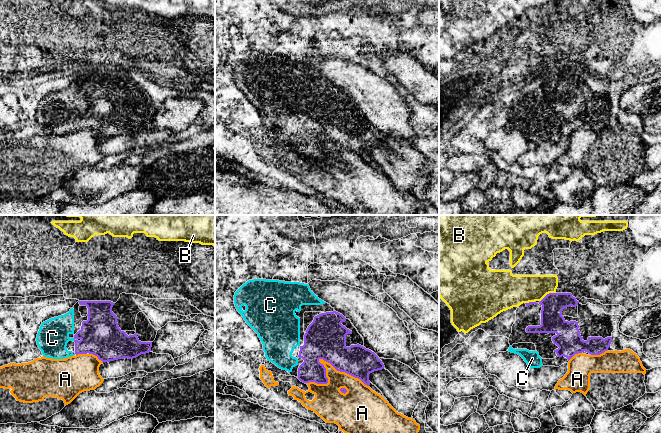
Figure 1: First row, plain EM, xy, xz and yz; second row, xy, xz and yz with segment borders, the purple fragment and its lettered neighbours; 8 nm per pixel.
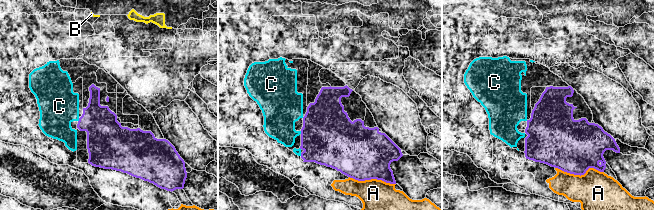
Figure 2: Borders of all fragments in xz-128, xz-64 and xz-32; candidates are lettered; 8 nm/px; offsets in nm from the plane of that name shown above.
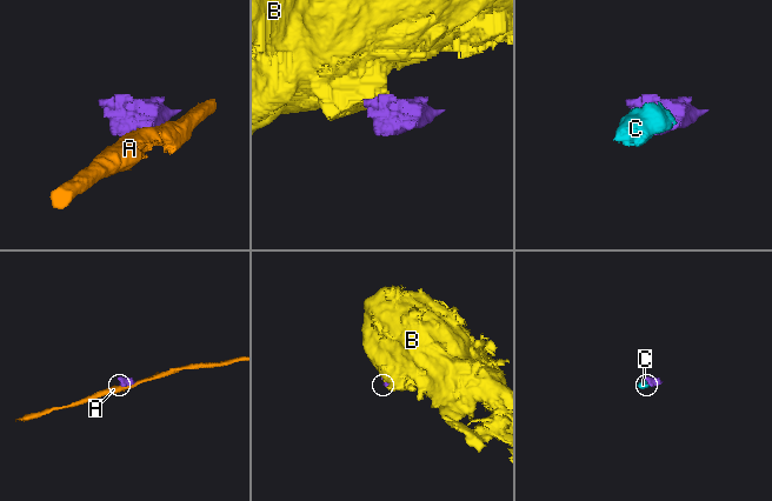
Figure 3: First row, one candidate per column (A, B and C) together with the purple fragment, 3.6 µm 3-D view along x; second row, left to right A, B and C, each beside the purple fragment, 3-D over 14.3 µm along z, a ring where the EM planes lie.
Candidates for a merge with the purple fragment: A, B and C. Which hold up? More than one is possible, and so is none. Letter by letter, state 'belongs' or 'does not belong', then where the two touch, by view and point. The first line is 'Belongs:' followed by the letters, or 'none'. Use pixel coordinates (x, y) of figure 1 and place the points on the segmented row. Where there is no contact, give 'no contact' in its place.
Belongs: C
A: does not belong; contact xz (322, 358)
B: does not belong; contact yz (547, 294)
C: belongs; no contact

